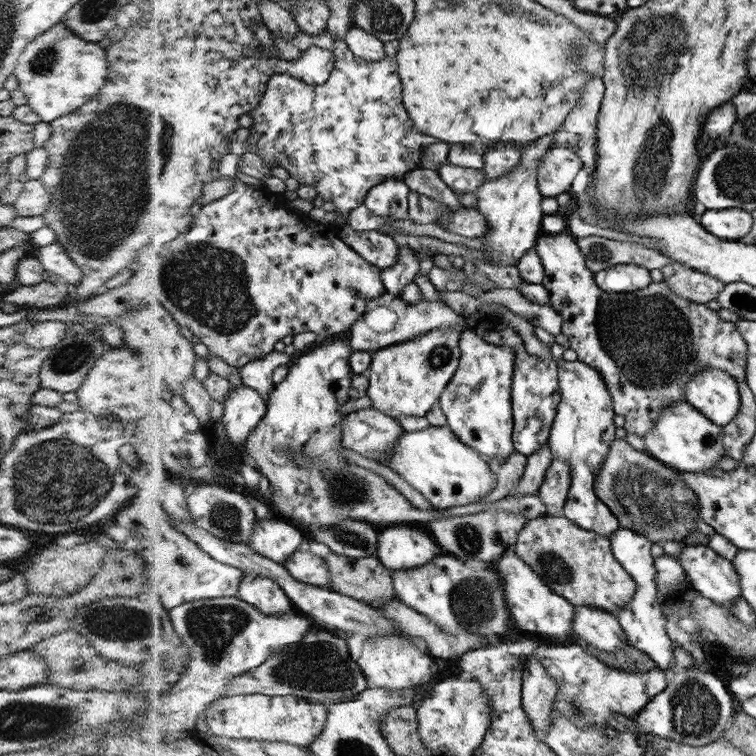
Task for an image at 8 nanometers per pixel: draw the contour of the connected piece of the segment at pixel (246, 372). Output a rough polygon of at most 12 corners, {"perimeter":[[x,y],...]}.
{"perimeter":[[274,351],[240,370],[243,383],[266,400],[276,370],[292,355]]}

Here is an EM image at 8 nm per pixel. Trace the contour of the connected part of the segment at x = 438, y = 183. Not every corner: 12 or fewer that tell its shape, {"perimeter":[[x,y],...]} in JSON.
{"perimeter":[[419,166],[403,181],[411,191],[448,205],[464,207],[438,171]]}

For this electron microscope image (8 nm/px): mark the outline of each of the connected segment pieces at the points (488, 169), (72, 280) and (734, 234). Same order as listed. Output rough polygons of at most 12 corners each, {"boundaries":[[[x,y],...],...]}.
{"boundaries":[[[494,143],[483,151],[486,181],[521,162],[523,147]],[[58,242],[39,247],[35,257],[71,288],[80,267]],[[744,209],[708,210],[702,226],[718,238],[736,241],[752,230]]]}

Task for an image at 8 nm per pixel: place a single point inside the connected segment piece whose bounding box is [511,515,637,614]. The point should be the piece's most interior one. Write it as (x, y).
(580, 564)

